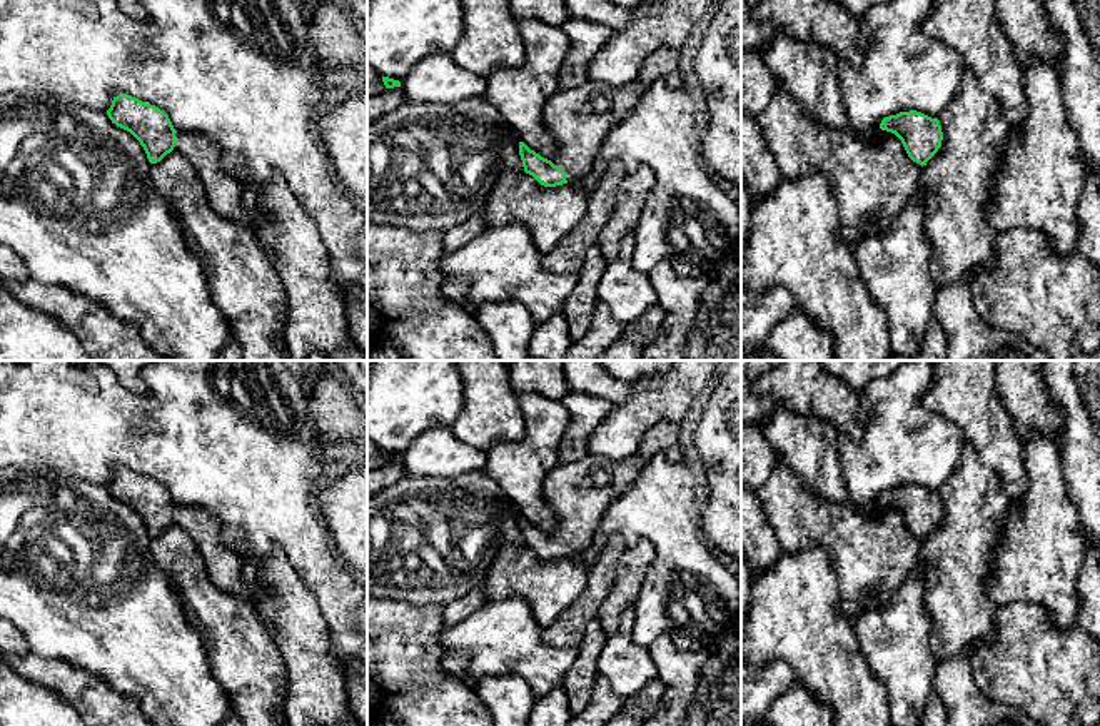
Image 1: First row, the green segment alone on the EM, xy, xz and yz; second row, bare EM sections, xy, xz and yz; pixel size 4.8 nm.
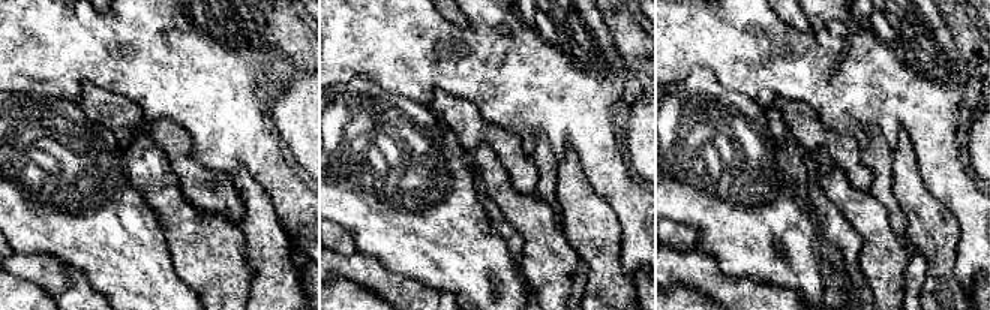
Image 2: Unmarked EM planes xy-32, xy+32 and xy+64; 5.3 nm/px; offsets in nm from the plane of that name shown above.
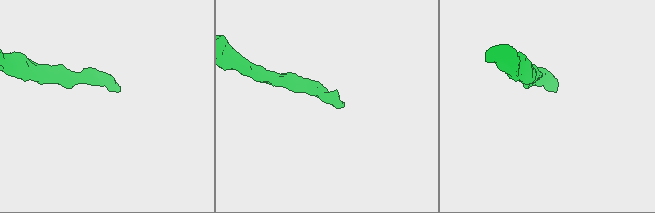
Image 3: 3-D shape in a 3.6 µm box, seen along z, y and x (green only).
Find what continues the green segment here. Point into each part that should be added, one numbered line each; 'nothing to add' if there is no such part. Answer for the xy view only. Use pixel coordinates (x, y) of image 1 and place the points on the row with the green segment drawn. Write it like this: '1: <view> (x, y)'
1: xy (224, 192)

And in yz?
nothing to add

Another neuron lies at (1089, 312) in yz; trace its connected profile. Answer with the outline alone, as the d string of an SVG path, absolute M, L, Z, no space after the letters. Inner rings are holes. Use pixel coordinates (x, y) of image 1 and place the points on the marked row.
M1042 230L997 235L992 264L971 279L971 302L988 325L1020 335L1050 360L1100 360L1100 272L1080 250L1057 254Z

